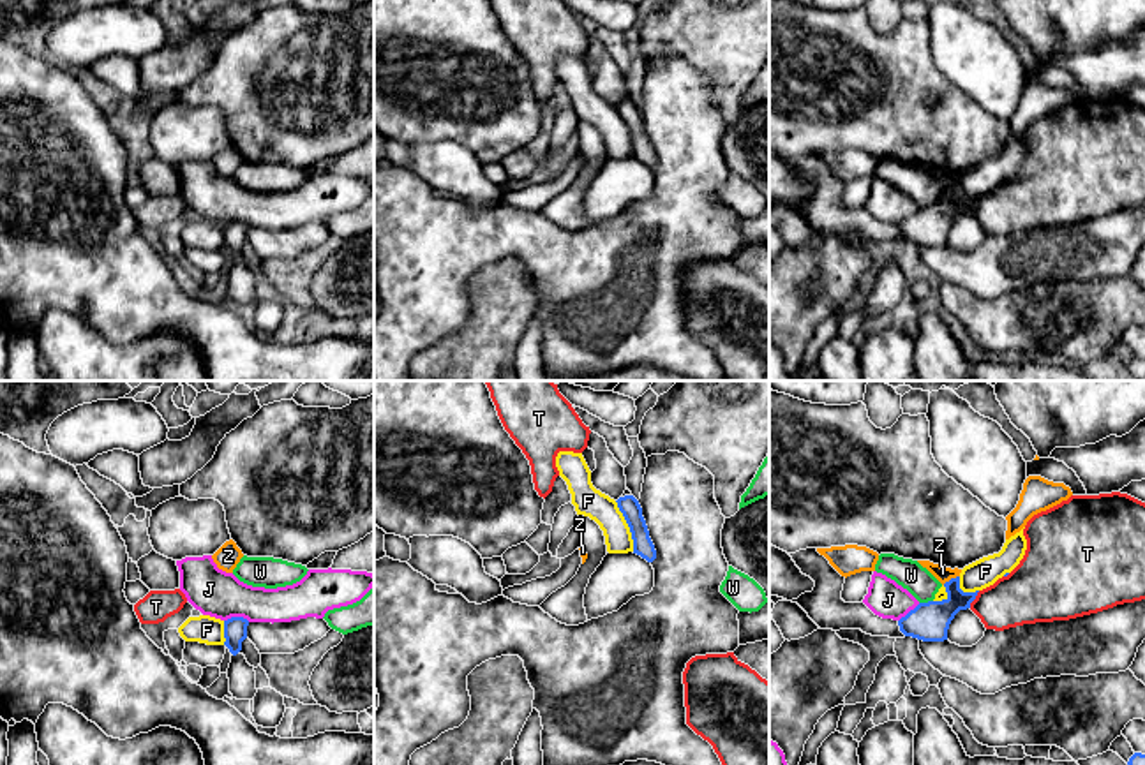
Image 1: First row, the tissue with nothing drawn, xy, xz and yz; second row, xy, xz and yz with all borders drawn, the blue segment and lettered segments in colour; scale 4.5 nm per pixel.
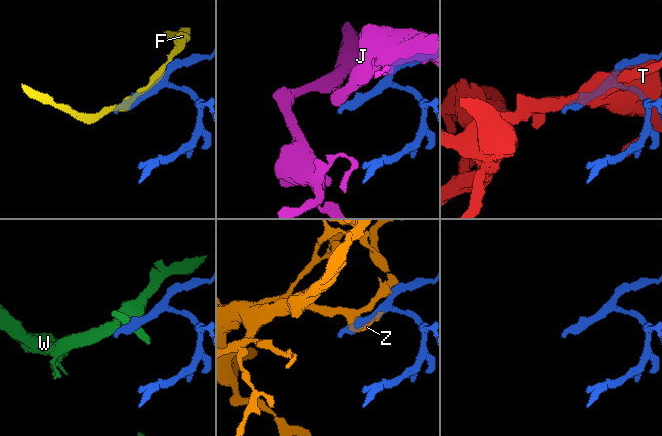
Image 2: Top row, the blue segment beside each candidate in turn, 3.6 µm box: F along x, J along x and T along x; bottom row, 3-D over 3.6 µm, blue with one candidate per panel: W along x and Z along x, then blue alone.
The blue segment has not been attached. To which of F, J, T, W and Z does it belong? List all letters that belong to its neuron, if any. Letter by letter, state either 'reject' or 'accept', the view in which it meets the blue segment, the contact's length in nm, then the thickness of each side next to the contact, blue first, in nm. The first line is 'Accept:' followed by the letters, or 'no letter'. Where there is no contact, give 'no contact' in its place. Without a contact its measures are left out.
Accept: no letter
F: reject | xz | 240 nm | 90/140 nm
J: reject | xy | 120 nm | 110/220 nm
T: reject | yz | 90 nm | 180/260 nm
W: reject | yz | 70 nm | 180/140 nm
Z: reject | yz | 90 nm | 180/70 nm

